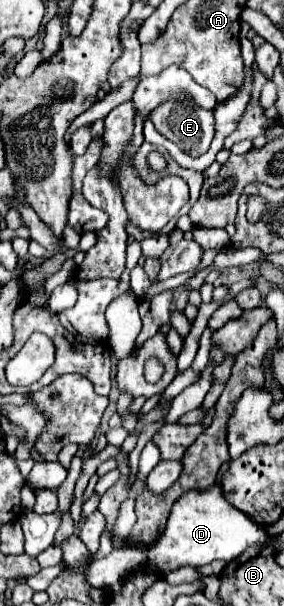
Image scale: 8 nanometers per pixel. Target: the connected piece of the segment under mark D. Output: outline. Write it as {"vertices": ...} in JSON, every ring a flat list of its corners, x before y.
{"vertices":[[215,485,203,493,191,491,179,497,179,501,171,509,163,537,149,549,147,567,157,575,167,575,169,571,175,571,179,567,185,565,203,567,215,559,229,563,243,549,251,545,261,545,265,541,267,541,265,529,259,529,259,525,255,525,249,517,245,517,245,513,231,507,225,501,219,485]]}

